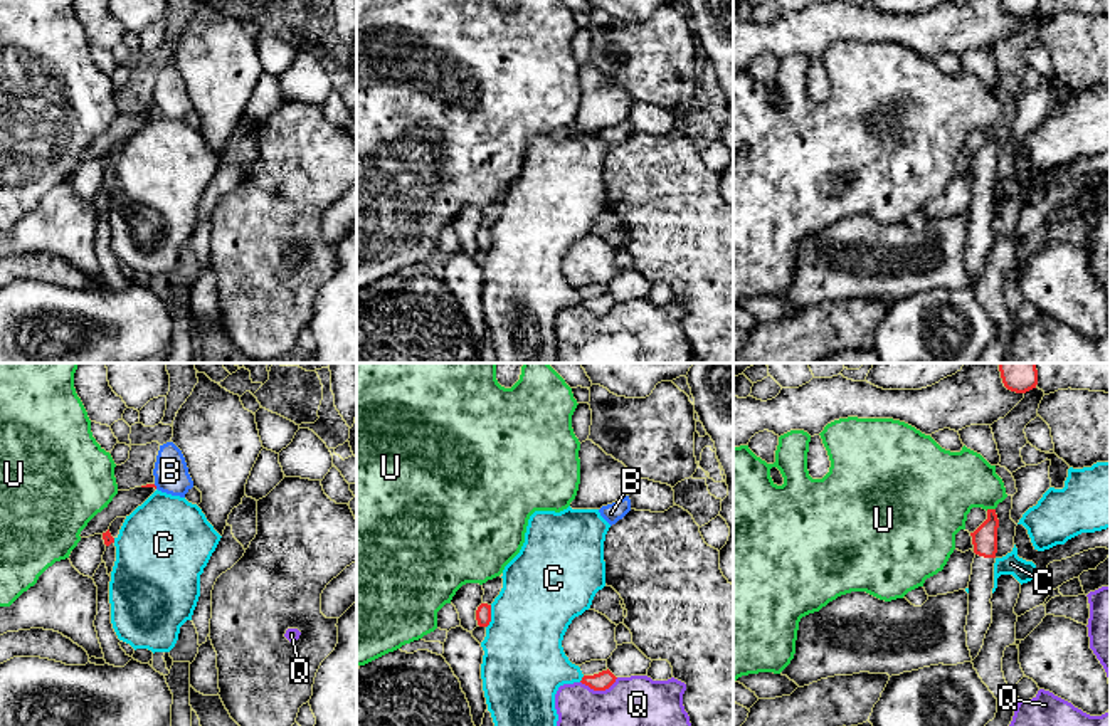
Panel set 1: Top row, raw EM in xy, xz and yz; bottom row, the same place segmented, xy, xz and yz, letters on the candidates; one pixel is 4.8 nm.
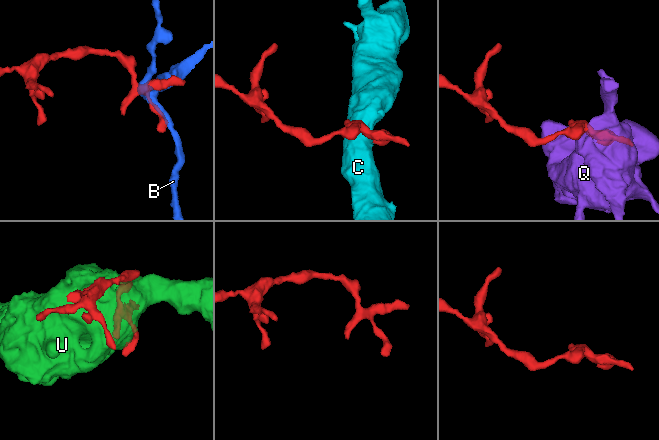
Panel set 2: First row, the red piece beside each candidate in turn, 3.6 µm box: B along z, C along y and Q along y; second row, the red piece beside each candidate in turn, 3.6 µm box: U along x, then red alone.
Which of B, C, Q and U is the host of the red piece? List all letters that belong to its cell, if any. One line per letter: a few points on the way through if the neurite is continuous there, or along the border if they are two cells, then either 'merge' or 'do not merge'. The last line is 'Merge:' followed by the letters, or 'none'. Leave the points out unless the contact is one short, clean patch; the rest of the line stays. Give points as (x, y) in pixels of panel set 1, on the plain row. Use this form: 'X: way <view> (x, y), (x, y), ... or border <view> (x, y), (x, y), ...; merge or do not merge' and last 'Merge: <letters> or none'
B: do not merge
C: do not merge
Q: do not merge
U: do not merge
Merge: none

